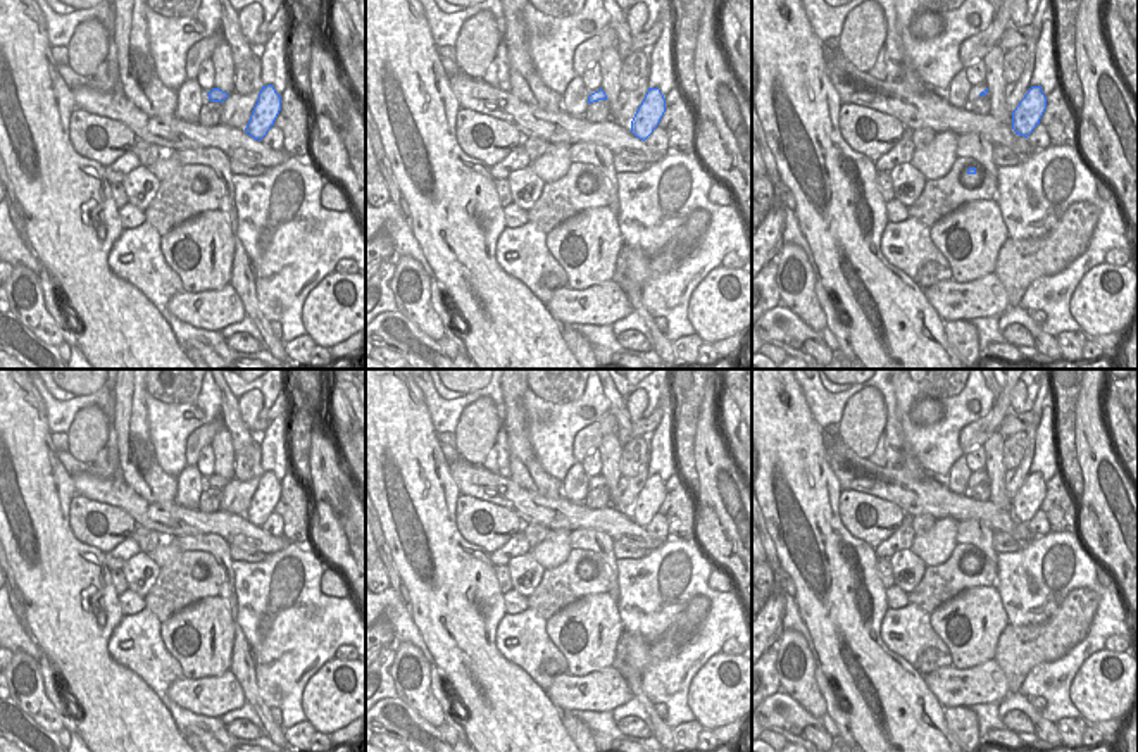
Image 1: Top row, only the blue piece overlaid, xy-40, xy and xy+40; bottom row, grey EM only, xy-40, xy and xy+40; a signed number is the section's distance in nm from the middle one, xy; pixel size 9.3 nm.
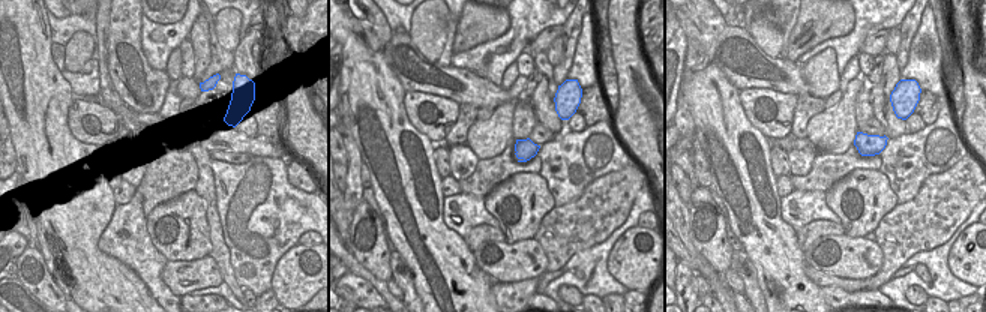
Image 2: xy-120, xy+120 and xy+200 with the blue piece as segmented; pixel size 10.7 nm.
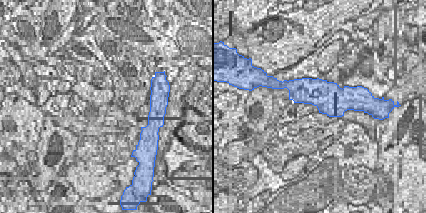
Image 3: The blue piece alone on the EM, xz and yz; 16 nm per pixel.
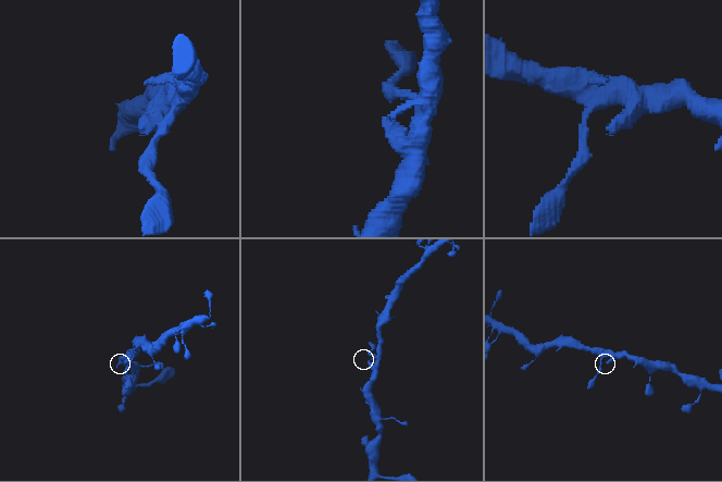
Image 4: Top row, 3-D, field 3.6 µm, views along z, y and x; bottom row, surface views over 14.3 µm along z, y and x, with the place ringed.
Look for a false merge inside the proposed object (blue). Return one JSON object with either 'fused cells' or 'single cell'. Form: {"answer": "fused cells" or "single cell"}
{"answer": "single cell"}

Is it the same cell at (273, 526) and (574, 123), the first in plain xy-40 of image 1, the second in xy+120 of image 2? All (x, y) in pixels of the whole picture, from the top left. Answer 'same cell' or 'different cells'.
same cell

